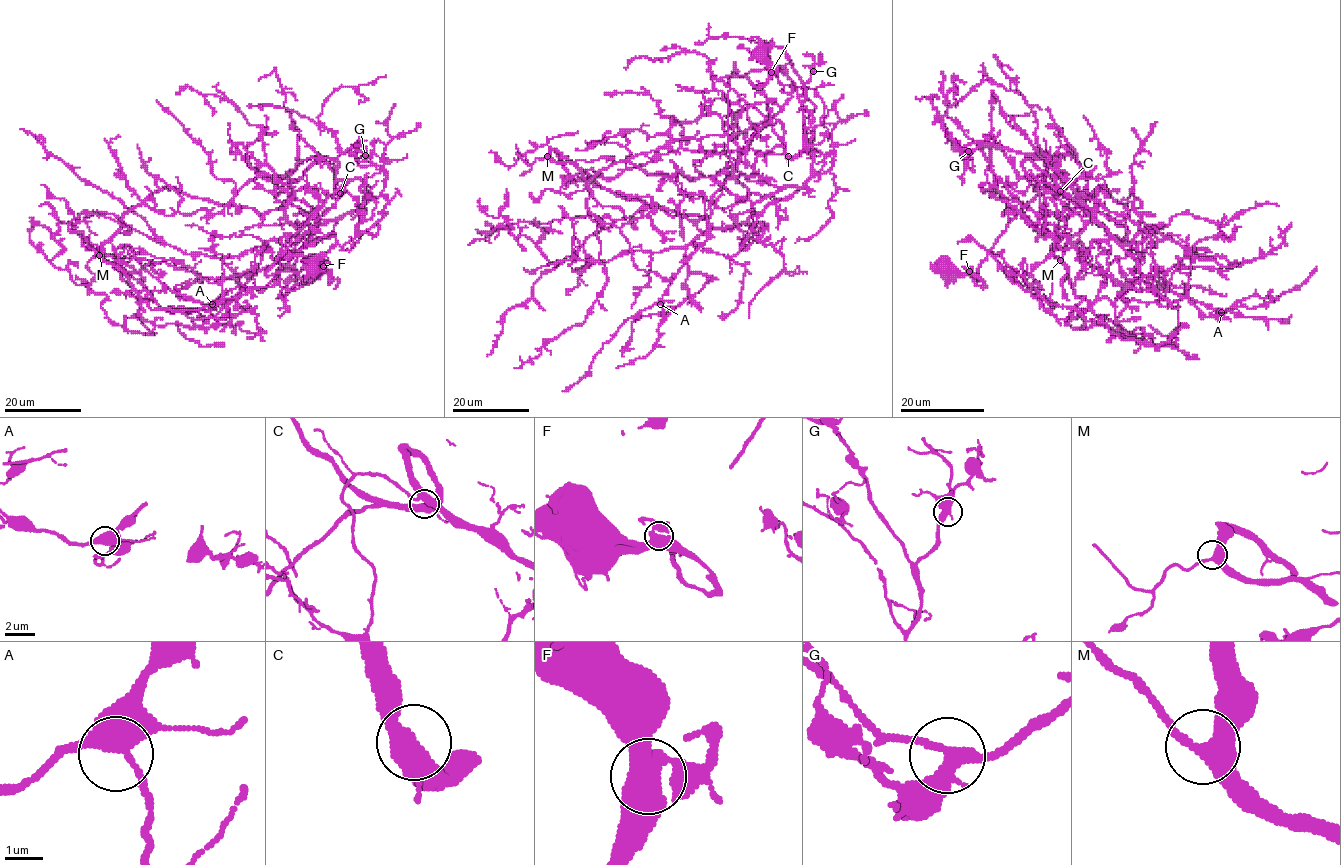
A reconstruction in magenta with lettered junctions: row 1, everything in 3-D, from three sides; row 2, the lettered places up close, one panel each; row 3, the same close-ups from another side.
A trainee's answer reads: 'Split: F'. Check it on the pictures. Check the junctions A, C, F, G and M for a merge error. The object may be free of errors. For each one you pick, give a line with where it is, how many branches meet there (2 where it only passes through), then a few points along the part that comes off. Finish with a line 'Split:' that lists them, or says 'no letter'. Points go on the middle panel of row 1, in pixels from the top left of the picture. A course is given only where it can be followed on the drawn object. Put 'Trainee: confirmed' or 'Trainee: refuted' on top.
Trainee: refuted
Split: no letter

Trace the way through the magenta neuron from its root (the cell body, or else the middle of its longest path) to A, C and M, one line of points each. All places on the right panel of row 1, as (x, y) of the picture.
A: (950, 270), (983, 287), (973, 276), (1021, 208), (1070, 237), (1097, 222), (1142, 275), (1221, 312)
C: (950, 270), (977, 275), (983, 287), (973, 276), (976, 281), (978, 267), (1005, 226), (1038, 195), (1060, 192)
M: (950, 270), (983, 287), (973, 276), (990, 254), (1050, 314), (1076, 318), (1088, 303), (1060, 260)

